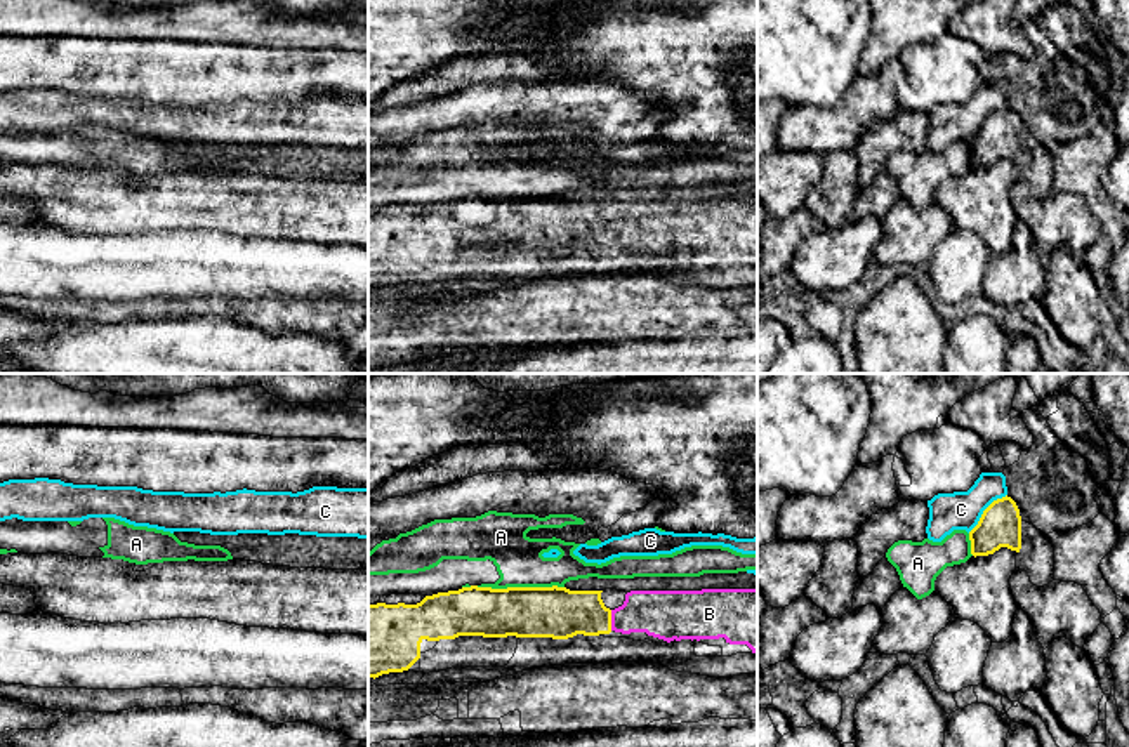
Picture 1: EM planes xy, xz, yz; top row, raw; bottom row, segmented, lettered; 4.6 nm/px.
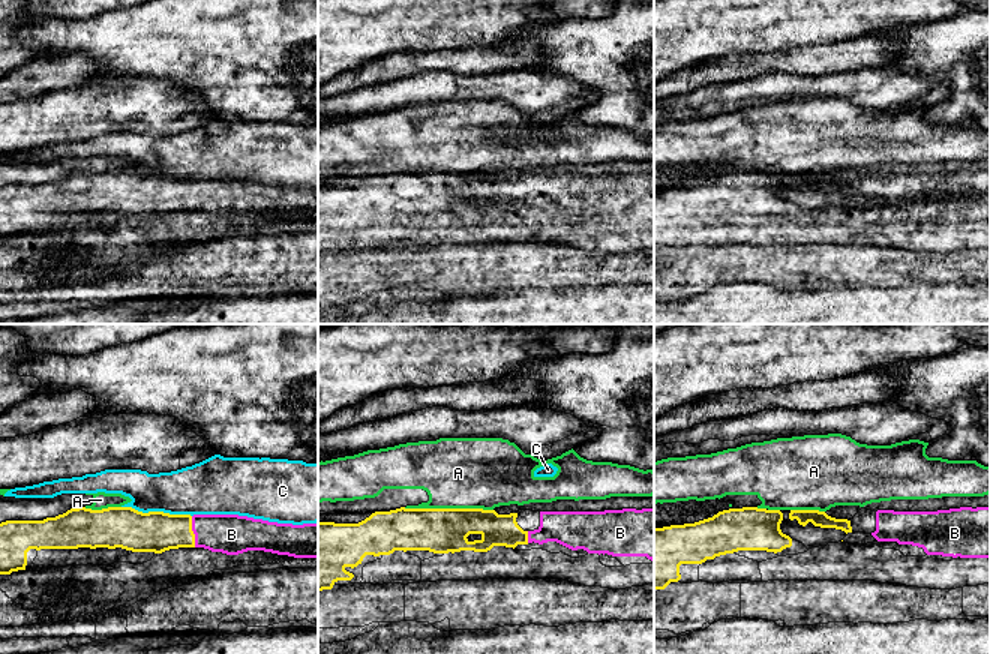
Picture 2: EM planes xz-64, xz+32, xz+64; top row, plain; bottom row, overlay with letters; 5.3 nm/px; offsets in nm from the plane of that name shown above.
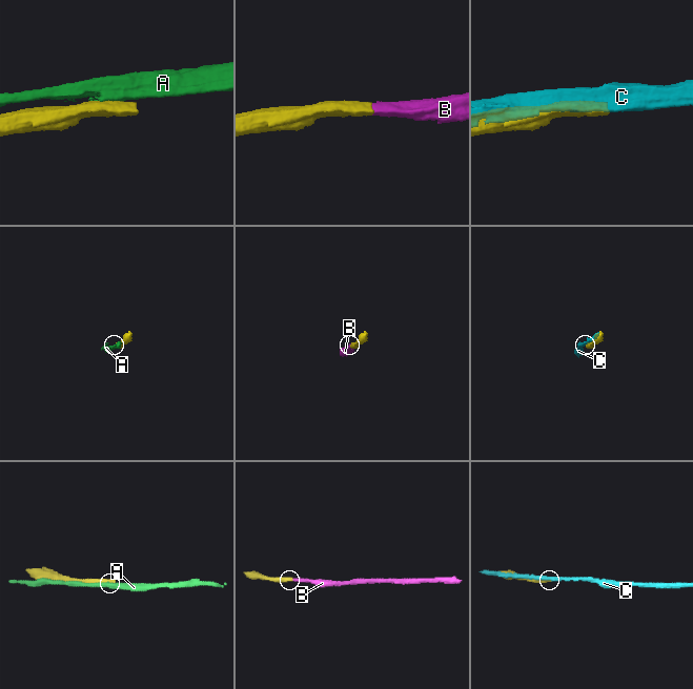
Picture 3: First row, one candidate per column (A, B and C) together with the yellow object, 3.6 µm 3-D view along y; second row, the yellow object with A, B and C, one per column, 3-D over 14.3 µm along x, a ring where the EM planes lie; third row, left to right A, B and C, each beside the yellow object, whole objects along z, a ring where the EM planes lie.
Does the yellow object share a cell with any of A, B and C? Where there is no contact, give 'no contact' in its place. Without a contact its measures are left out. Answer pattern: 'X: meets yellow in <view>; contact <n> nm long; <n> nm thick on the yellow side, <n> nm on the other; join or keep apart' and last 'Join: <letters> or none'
A: meets yellow in xz; contact 400 nm long; 240 nm thick on the yellow side, 240 nm on the other; keep apart
B: meets yellow in xz; contact 100 nm long; 240 nm thick on the yellow side, 220 nm on the other; join
C: meets yellow in yz; contact 260 nm long; 190 nm thick on the yellow side, 180 nm on the other; keep apart
Join: B

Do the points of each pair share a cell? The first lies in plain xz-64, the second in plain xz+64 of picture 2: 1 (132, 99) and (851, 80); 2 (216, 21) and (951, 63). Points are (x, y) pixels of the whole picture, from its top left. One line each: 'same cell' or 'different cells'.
1: same cell
2: same cell

